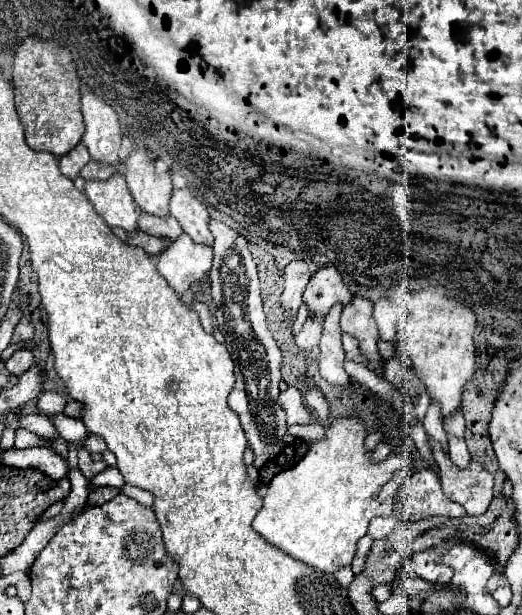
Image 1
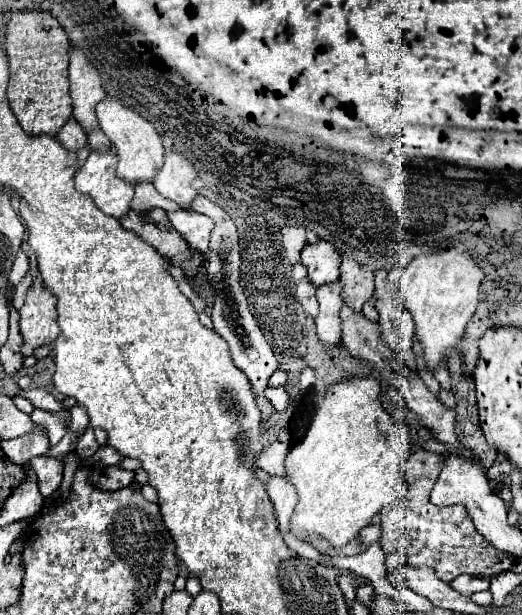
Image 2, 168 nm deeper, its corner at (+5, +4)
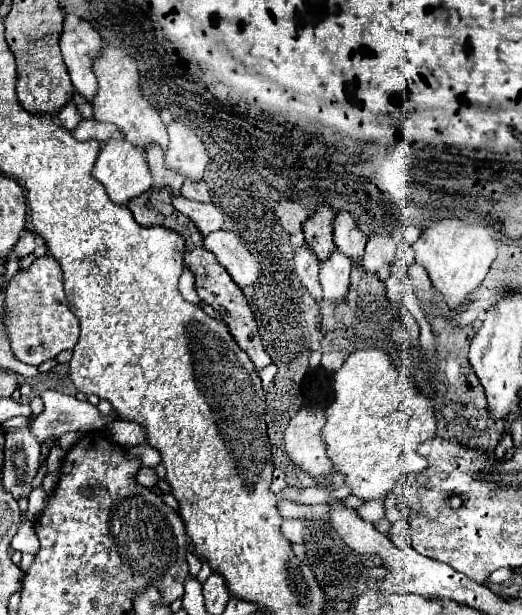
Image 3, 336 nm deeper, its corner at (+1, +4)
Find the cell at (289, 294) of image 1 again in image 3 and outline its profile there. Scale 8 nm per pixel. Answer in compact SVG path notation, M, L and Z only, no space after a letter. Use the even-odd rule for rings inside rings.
M290 200L277 201L276 215L280 224L290 234L302 232L302 224L310 216L308 210L302 204L290 202Z

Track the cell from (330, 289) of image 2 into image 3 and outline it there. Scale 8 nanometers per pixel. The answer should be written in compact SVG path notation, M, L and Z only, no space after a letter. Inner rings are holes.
M336 250L322 266L320 266L320 284L324 290L324 300L330 304L340 304L348 294L350 280L350 258Z

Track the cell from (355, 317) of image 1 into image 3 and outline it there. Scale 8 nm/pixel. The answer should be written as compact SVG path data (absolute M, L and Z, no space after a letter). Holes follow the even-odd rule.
M346 212L336 214L336 220L334 220L334 244L338 246L340 252L346 252L346 256L352 260L356 270L364 276L362 236L364 236L364 232L360 232L356 228L354 218L350 214L346 214Z

